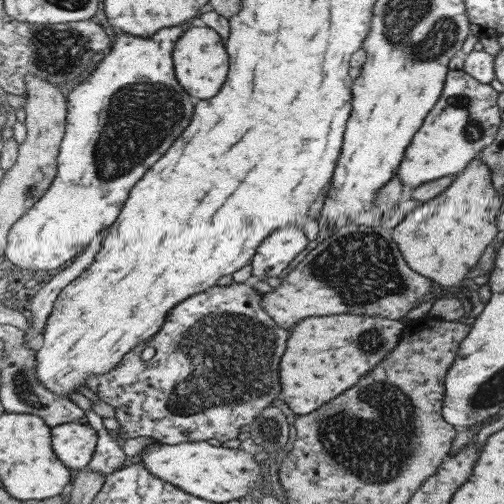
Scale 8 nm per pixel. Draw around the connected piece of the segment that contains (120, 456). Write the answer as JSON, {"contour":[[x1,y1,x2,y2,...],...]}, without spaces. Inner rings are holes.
{"contour":[[91,409,85,410,87,425,93,428,97,436,91,460,87,462,85,470,97,471,106,475,119,470,123,466,126,456,117,443,118,438,114,433,105,429,101,419]]}

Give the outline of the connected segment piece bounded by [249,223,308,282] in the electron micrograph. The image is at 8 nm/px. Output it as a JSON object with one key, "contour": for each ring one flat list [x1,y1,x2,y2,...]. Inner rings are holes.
{"contour":[[299,223,281,226,271,232,255,248,250,258,251,277,257,282,265,282,267,278,279,276,287,264,307,246,307,242]]}

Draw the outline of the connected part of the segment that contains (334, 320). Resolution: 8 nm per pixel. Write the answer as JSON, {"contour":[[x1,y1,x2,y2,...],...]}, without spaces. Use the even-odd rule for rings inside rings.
{"contour":[[317,316,291,328,291,340,279,362,281,396,296,416,306,415,351,388,361,376,377,367,395,348,403,322,386,317]]}

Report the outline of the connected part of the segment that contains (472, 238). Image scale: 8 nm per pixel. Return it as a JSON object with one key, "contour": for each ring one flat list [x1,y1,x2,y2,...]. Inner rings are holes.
{"contour":[[473,158,433,200,409,212,393,230,393,241,407,266,421,276,441,284,459,286,465,274,479,260,483,248,497,234,495,216,501,208,499,193,491,186,489,170,481,160]]}

